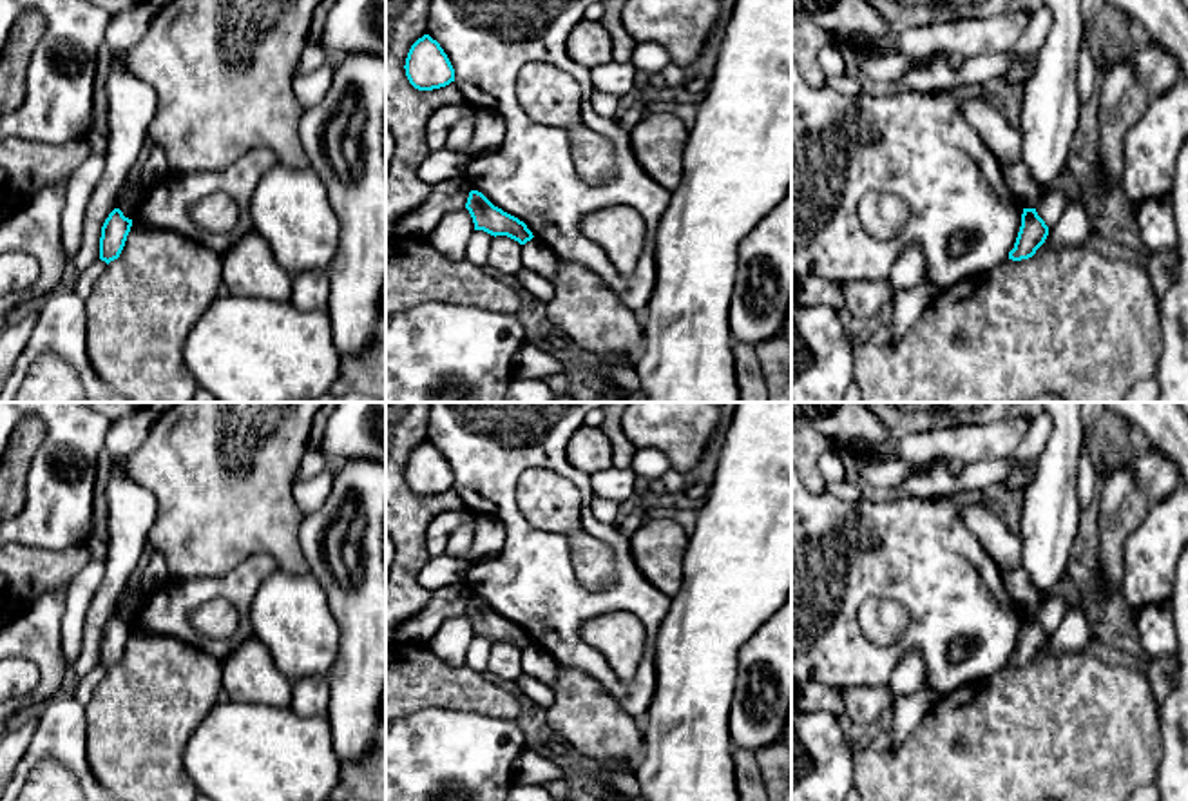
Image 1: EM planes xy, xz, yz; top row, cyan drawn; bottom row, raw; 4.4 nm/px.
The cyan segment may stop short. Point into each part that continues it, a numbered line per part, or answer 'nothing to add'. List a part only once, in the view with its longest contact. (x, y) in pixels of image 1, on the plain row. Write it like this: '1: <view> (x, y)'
nothing to add

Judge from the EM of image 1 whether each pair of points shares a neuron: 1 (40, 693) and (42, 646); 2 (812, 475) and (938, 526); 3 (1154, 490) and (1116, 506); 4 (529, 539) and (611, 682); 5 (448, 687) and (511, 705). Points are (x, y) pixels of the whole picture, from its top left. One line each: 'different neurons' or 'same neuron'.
1: same neuron
2: different neurons
3: different neurons
4: same neuron
5: same neuron

